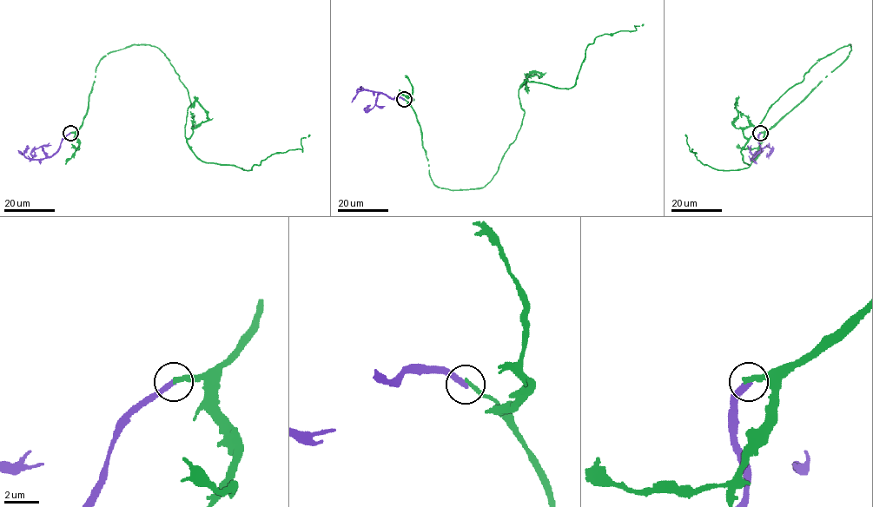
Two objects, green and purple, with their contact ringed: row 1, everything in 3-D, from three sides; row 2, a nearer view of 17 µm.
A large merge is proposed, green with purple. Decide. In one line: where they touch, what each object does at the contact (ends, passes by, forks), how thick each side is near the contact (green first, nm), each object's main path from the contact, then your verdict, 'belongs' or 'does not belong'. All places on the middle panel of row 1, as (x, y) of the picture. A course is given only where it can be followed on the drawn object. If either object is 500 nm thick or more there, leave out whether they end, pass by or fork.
(404, 99) | green ends | purple ends | 260/300 nm | green via (404, 99), (433, 182), (482, 188), (520, 128), (522, 83), (568, 88), (597, 36), (643, 24) | purple via (404, 99), (390, 98), (380, 93), (374, 105), (365, 109), (370, 105) | does not belong

